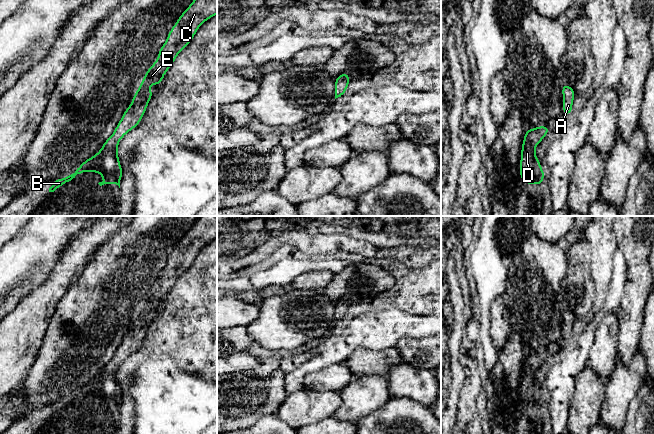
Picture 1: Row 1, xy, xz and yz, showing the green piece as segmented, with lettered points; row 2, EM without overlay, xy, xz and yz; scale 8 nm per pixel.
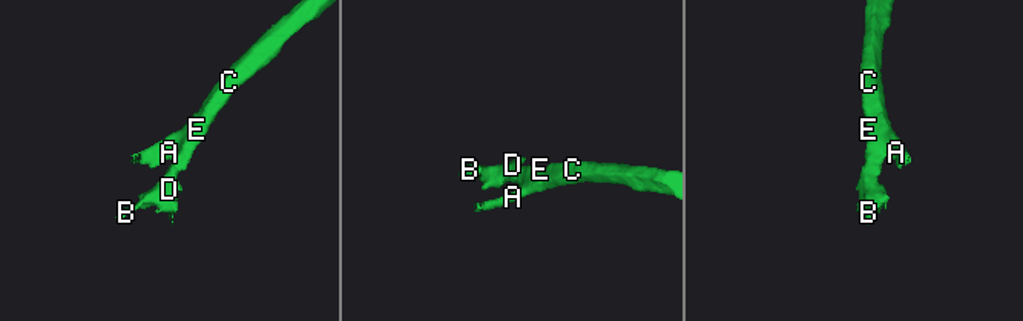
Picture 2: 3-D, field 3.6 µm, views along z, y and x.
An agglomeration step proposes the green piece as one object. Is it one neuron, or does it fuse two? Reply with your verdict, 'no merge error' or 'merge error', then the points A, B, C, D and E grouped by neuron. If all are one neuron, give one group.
no merge error | A B C D E

